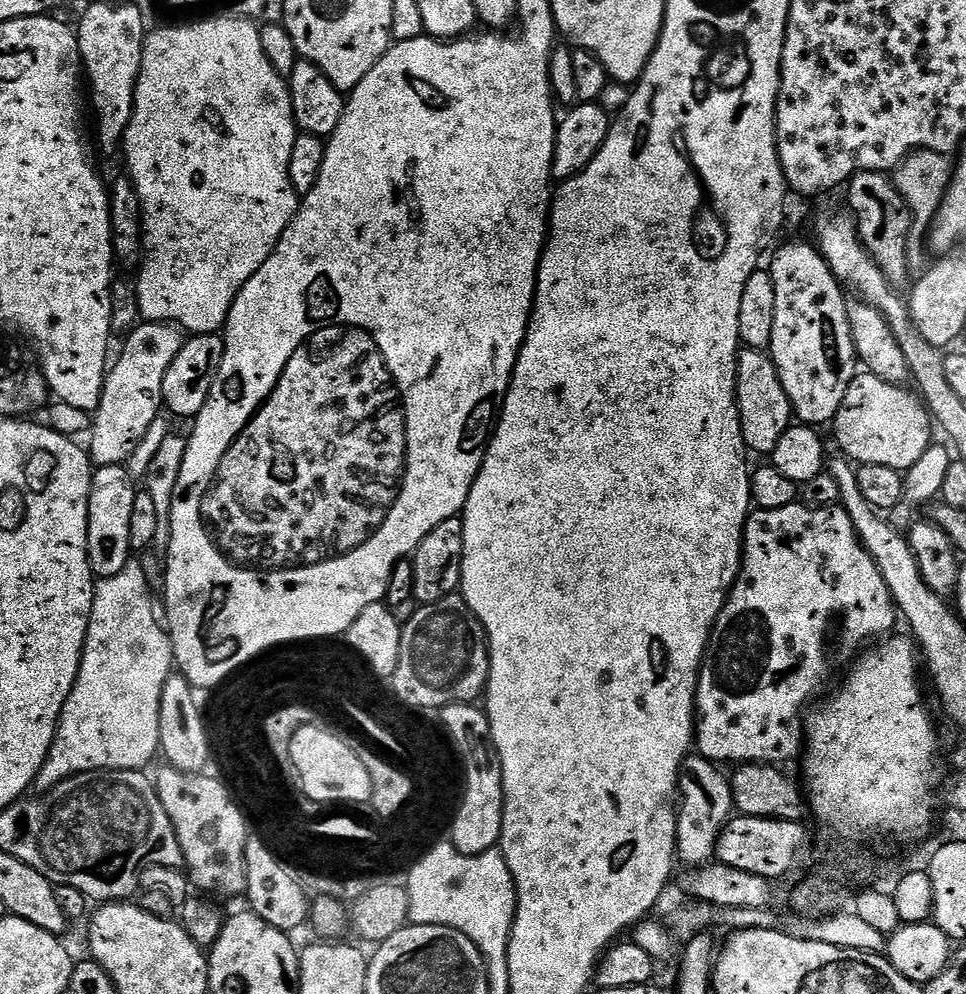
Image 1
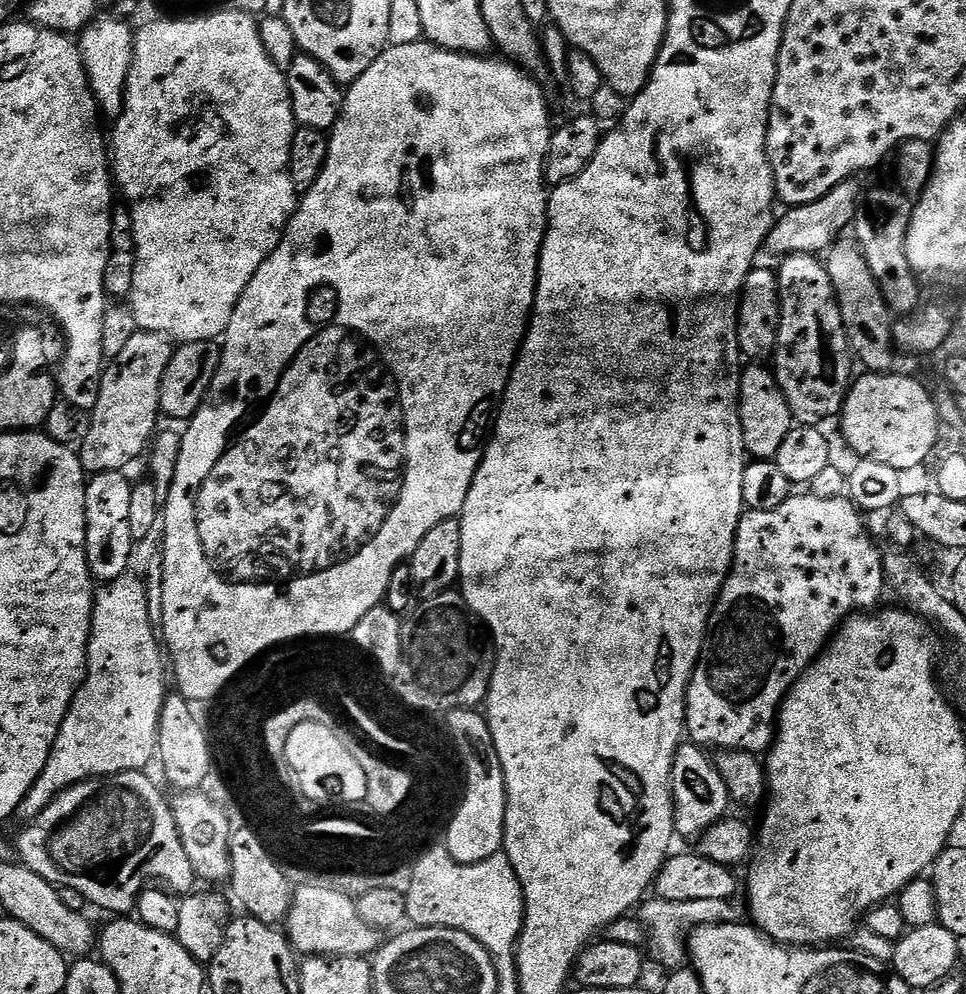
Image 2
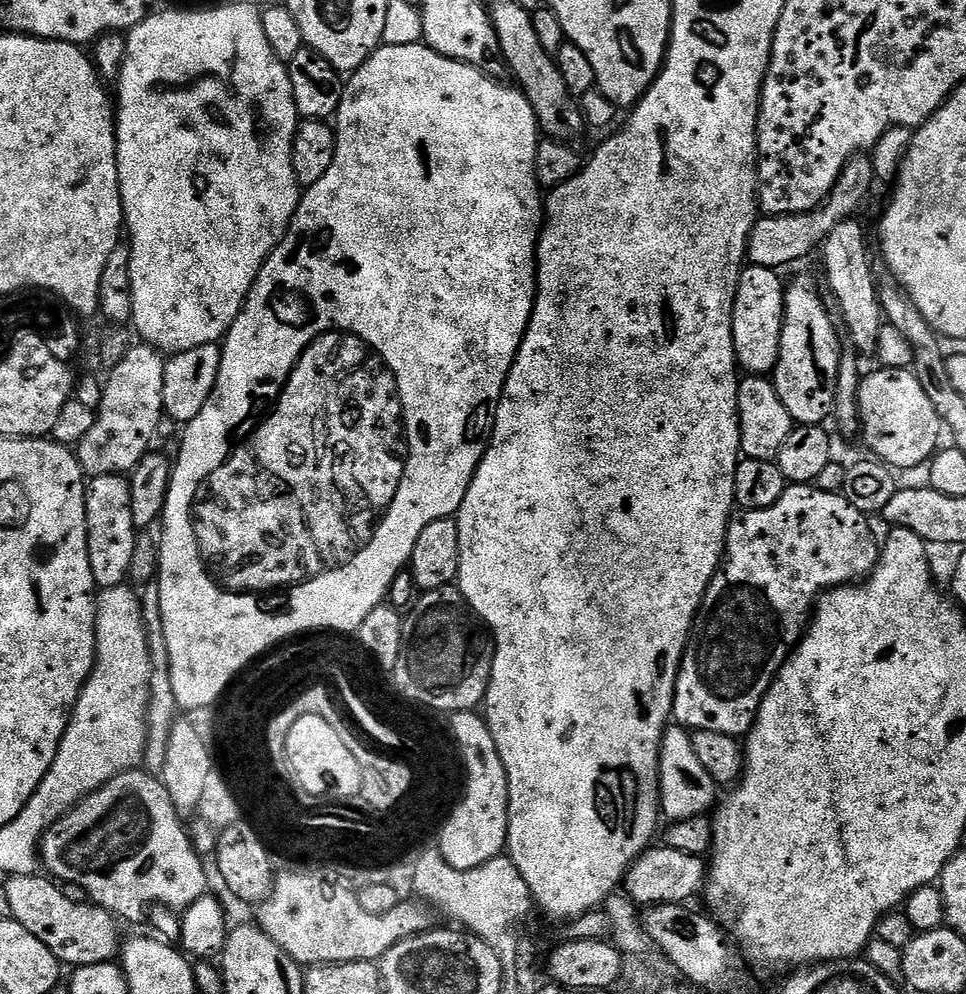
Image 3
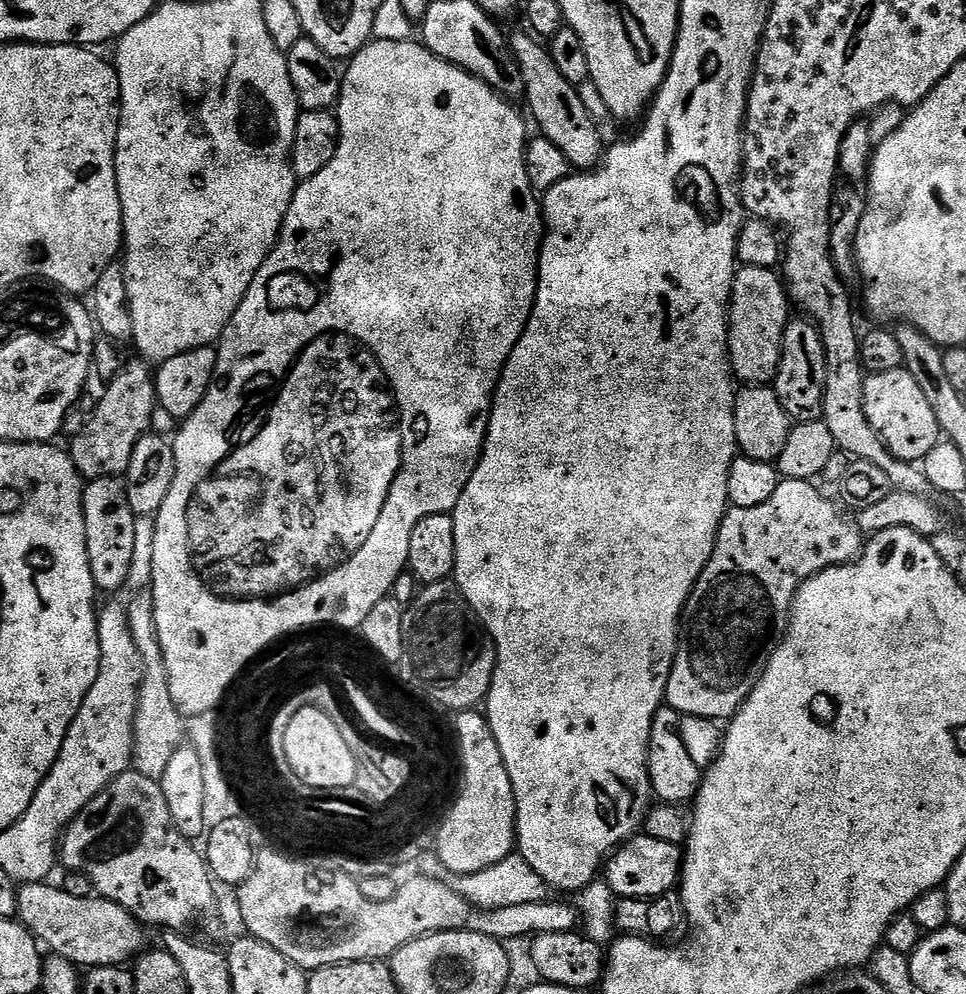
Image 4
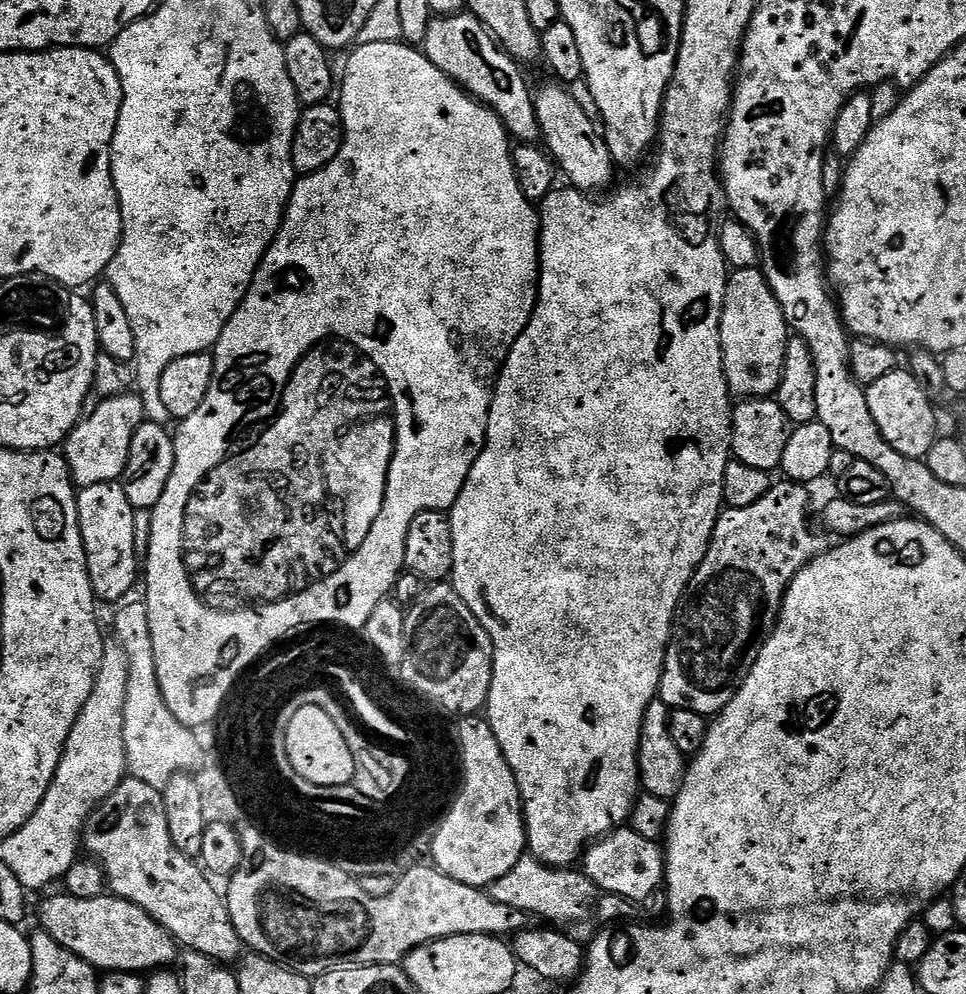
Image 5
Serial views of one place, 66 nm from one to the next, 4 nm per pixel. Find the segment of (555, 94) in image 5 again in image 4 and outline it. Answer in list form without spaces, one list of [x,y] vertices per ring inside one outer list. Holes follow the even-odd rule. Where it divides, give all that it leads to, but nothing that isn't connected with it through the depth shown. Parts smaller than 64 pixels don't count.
[[[527,31],[510,36],[510,51],[520,68],[524,83],[523,99],[528,100],[528,108],[540,127],[537,128],[539,135],[554,142],[554,146],[566,154],[573,169],[591,170],[597,167],[606,151],[606,144],[600,141],[597,121],[582,104],[577,85],[566,82],[566,78],[558,74],[558,66],[554,66],[554,58],[548,53],[547,47]]]

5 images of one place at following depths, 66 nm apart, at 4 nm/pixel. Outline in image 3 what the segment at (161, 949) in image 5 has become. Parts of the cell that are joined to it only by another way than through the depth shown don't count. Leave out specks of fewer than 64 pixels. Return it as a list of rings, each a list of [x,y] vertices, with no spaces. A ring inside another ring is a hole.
[[[47,875],[9,876],[3,881],[10,901],[11,919],[18,921],[38,942],[42,942],[60,959],[61,965],[94,966],[98,962],[115,961],[122,948],[122,935],[116,929],[117,917],[95,904],[75,904],[66,898],[63,887]]]

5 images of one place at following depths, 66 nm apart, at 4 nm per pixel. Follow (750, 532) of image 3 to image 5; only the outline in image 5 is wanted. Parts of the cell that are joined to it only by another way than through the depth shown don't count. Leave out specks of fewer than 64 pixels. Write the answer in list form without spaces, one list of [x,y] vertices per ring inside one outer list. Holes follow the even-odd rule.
[[[787,478],[781,479],[781,481],[781,484],[780,481],[773,483],[770,491],[762,498],[758,498],[758,502],[754,502],[754,506],[746,506],[745,508],[725,507],[720,513],[718,522],[714,526],[714,534],[712,535],[710,546],[706,550],[706,554],[702,558],[698,570],[690,578],[688,589],[686,589],[684,596],[680,599],[680,606],[676,610],[675,618],[672,619],[672,638],[668,642],[658,693],[658,699],[670,710],[690,710],[691,712],[697,712],[699,716],[712,718],[719,714],[732,701],[734,694],[740,688],[740,683],[745,678],[746,669],[750,664],[750,657],[764,645],[764,641],[773,627],[774,621],[777,619],[790,582],[806,567],[809,560],[814,559],[815,556],[819,556],[821,552],[825,551],[826,544],[823,544],[812,533],[812,528],[808,525],[809,489],[805,485],[795,483]]]

